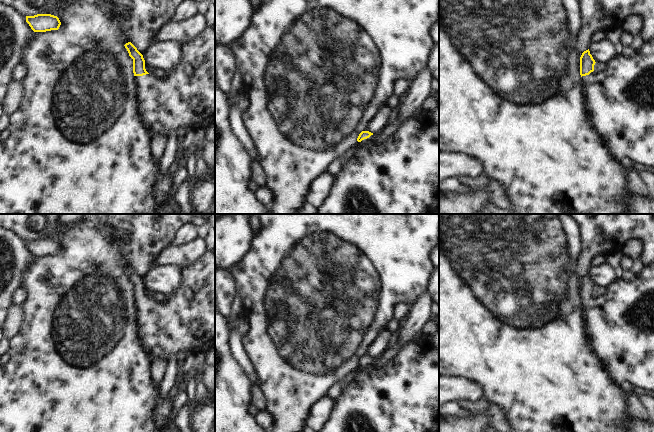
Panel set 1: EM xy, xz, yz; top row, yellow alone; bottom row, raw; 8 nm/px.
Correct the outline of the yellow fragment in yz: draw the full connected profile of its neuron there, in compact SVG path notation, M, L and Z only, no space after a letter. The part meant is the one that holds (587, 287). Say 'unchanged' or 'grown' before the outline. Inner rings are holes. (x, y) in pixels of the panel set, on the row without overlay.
grown; M654 261L632 279L617 277L604 294L595 295L589 273L580 281L580 299L588 346L618 385L631 382L654 394Z

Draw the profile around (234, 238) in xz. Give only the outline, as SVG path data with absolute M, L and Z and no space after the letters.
M225 214L215 220L215 269L231 269L253 249L253 214Z

